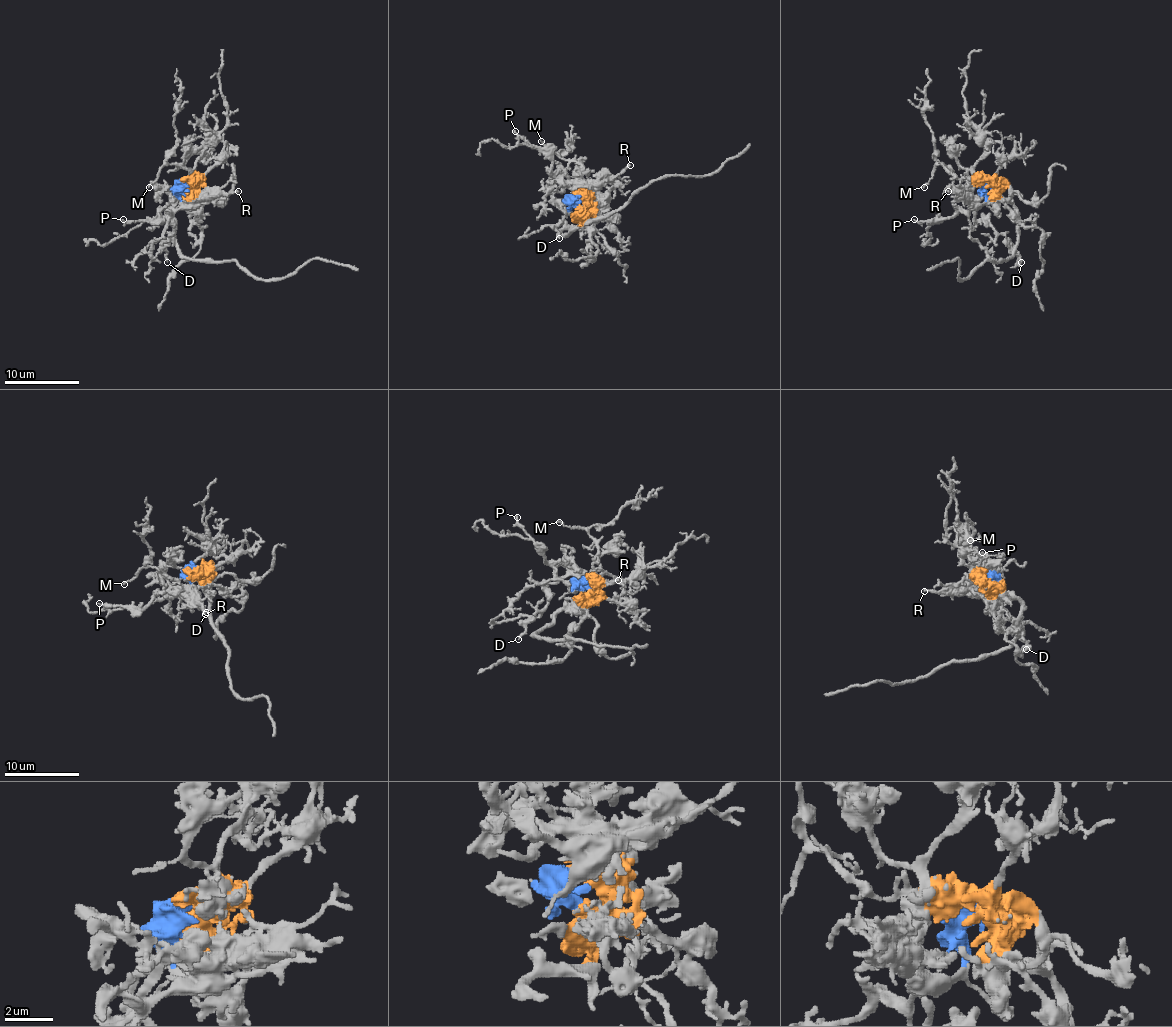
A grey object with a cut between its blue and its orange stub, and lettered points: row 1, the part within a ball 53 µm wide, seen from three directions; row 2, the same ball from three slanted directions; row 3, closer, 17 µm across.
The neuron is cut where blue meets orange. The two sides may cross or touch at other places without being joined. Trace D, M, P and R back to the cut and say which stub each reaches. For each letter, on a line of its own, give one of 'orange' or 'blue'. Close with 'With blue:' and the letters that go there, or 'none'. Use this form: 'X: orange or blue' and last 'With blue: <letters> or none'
D: blue
M: orange
P: blue
R: blue
With blue: D, P, R

